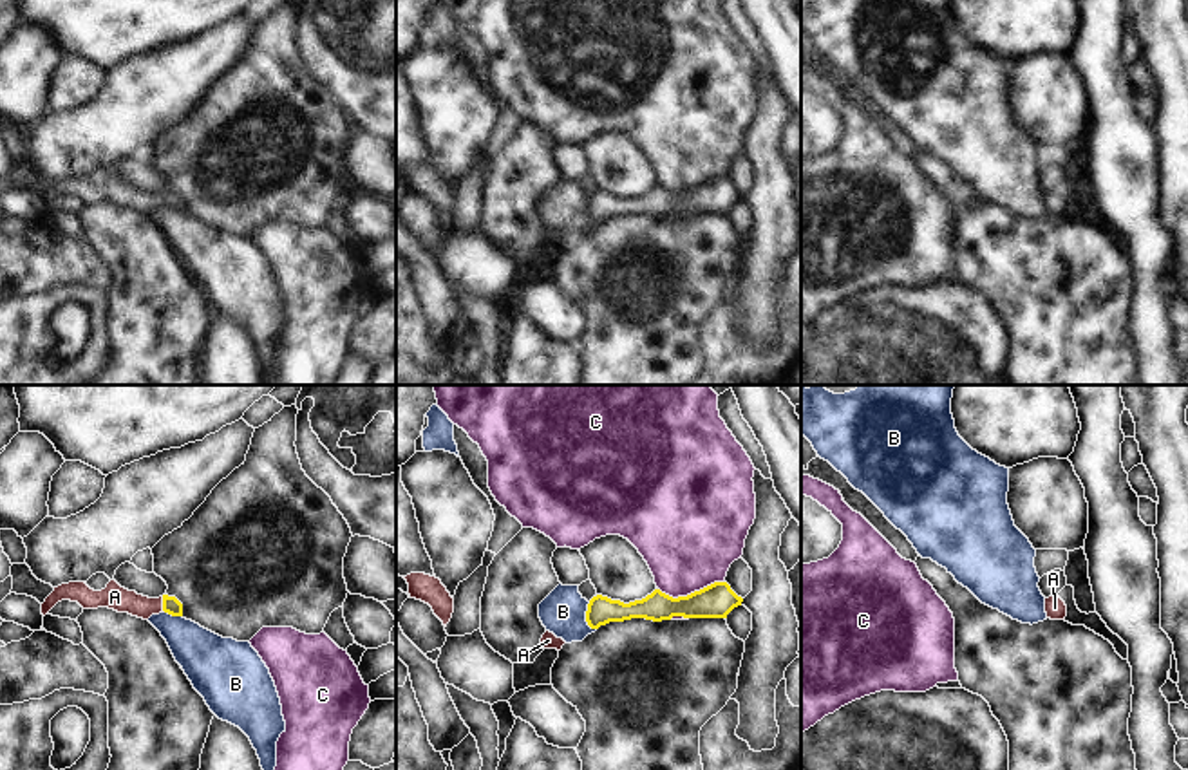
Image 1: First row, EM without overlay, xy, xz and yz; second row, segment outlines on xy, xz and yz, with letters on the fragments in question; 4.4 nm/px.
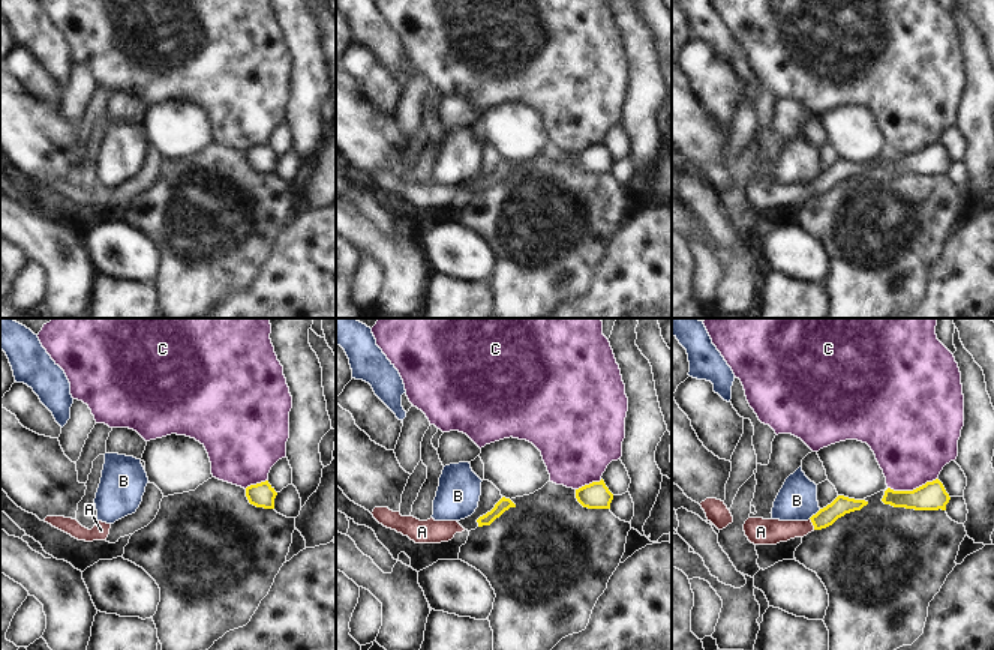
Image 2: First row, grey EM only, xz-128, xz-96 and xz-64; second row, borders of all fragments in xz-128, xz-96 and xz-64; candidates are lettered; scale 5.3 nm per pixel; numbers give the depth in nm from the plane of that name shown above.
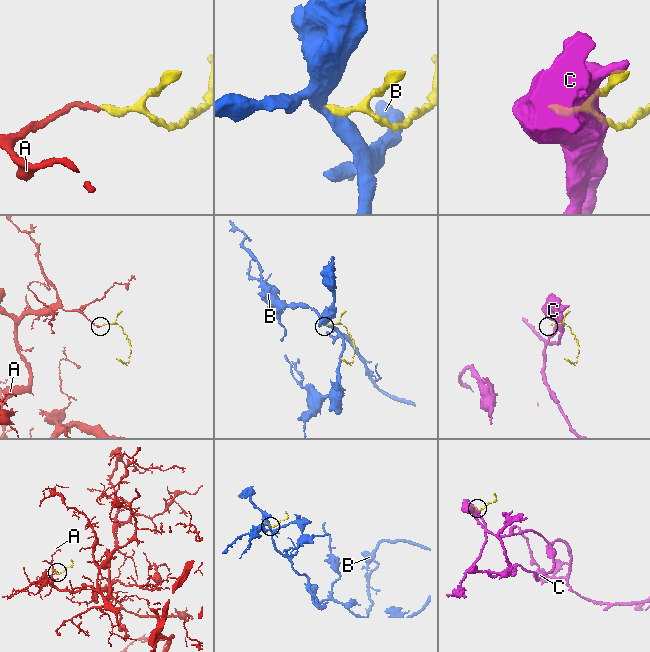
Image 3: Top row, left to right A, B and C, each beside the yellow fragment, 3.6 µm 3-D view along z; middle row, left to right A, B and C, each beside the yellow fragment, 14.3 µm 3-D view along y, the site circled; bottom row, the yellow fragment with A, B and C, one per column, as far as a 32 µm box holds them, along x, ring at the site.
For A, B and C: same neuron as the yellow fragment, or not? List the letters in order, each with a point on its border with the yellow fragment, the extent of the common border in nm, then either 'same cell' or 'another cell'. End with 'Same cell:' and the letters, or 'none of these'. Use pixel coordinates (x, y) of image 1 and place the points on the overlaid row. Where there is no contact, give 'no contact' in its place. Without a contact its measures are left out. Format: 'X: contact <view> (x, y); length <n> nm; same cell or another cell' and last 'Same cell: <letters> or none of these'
A: contact xy (163, 604); length 70 nm; same cell
B: contact xz (586, 617); length 130 nm; another cell
C: contact xz (691, 593); length 300 nm; another cell
Same cell: A

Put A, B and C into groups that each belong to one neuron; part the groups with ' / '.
A / B / C

